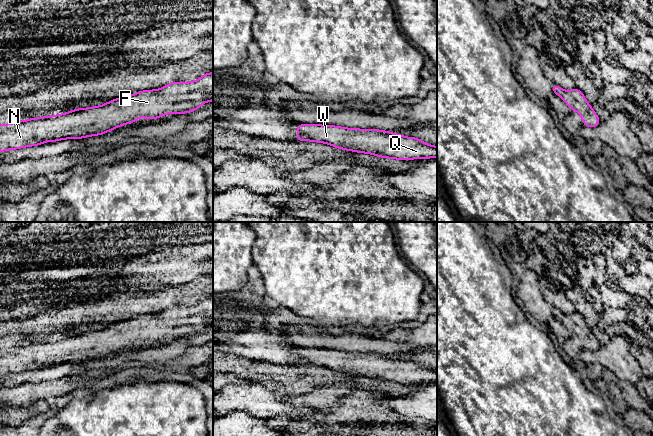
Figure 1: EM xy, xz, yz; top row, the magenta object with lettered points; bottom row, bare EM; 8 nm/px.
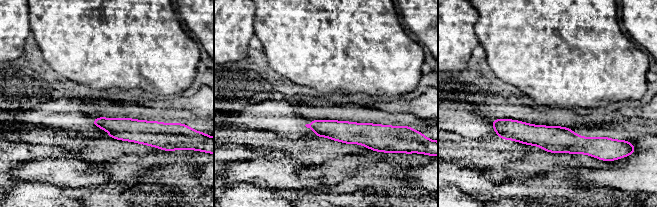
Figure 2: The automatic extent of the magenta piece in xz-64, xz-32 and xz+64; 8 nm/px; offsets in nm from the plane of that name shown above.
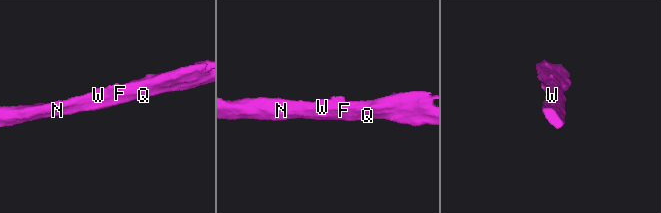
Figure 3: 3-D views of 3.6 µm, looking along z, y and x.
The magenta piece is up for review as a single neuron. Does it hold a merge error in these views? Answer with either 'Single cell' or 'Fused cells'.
Single cell

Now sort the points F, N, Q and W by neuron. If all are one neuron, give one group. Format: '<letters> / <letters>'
F N Q W

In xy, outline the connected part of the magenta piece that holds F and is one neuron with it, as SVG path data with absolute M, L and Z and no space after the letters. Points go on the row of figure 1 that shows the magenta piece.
M213 72L206 73L195 81L170 82L160 89L138 91L100 106L0 124L0 152L42 145L47 141L56 142L64 139L98 136L122 125L135 123L140 116L144 119L159 119L168 113L173 115L190 113L209 101L213 101Z

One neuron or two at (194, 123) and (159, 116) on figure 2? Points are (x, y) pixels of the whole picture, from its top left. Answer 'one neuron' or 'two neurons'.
one neuron

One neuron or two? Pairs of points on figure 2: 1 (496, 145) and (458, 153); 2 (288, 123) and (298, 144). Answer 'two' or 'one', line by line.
1: one
2: two

